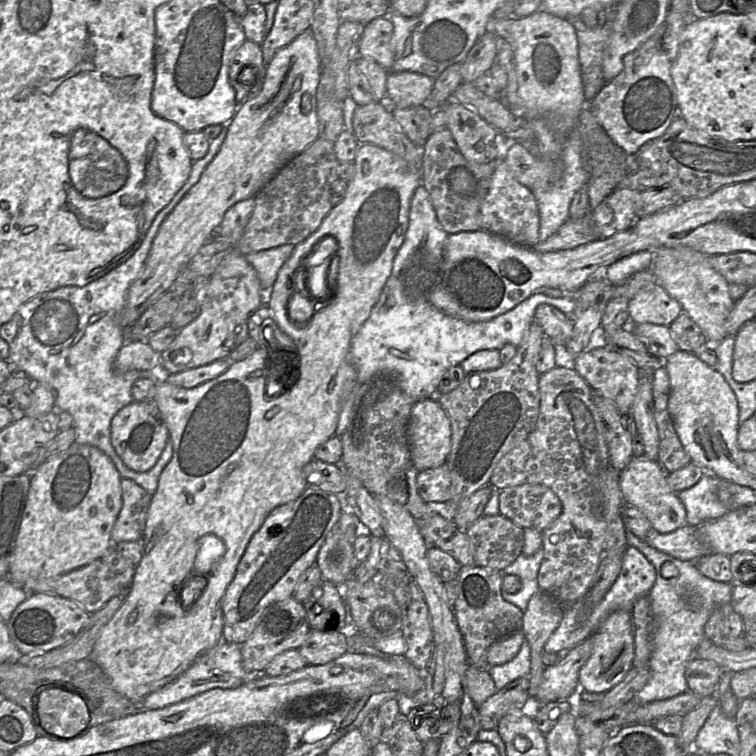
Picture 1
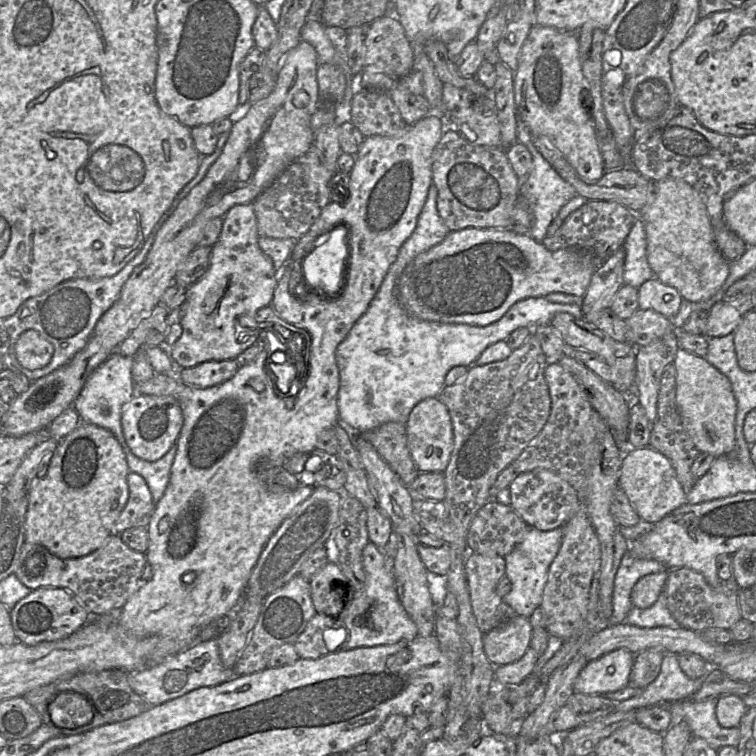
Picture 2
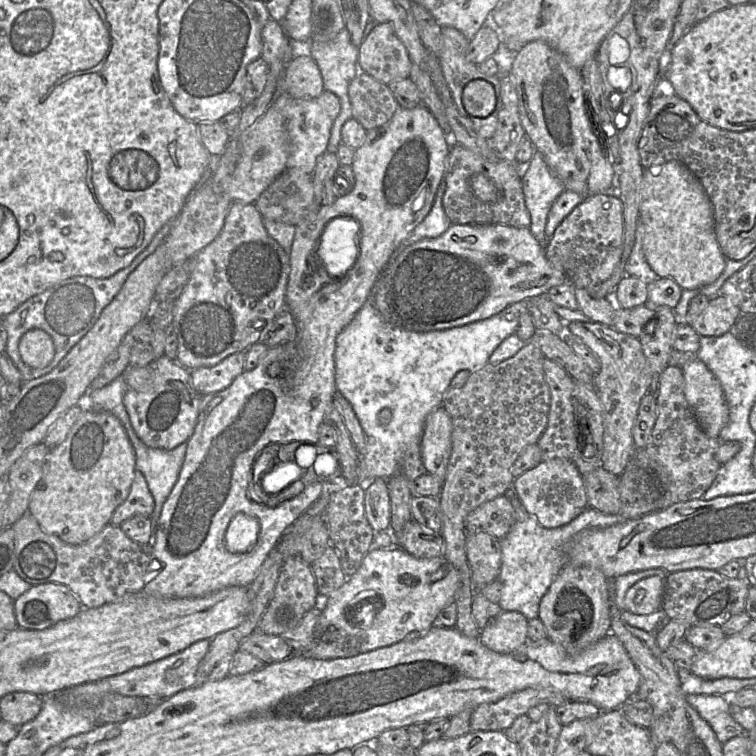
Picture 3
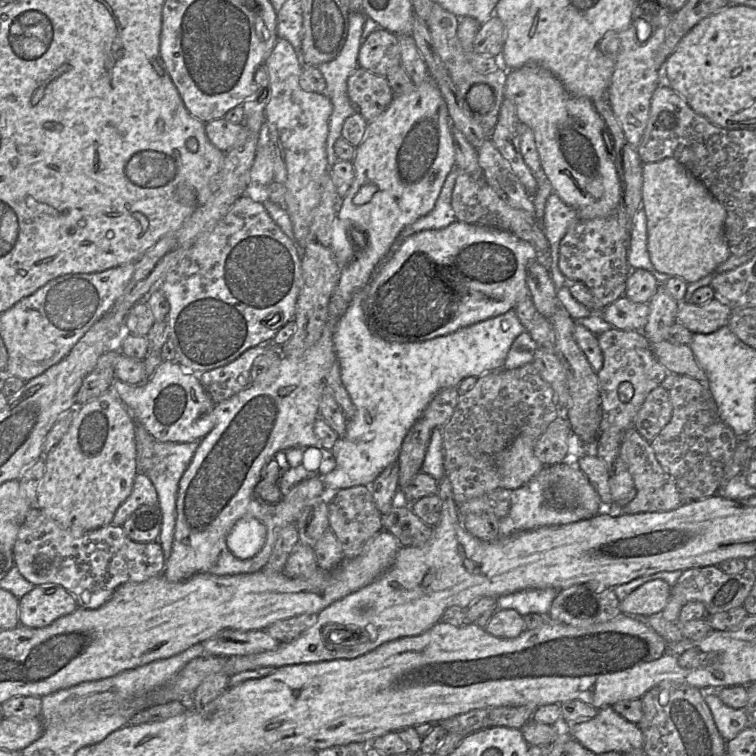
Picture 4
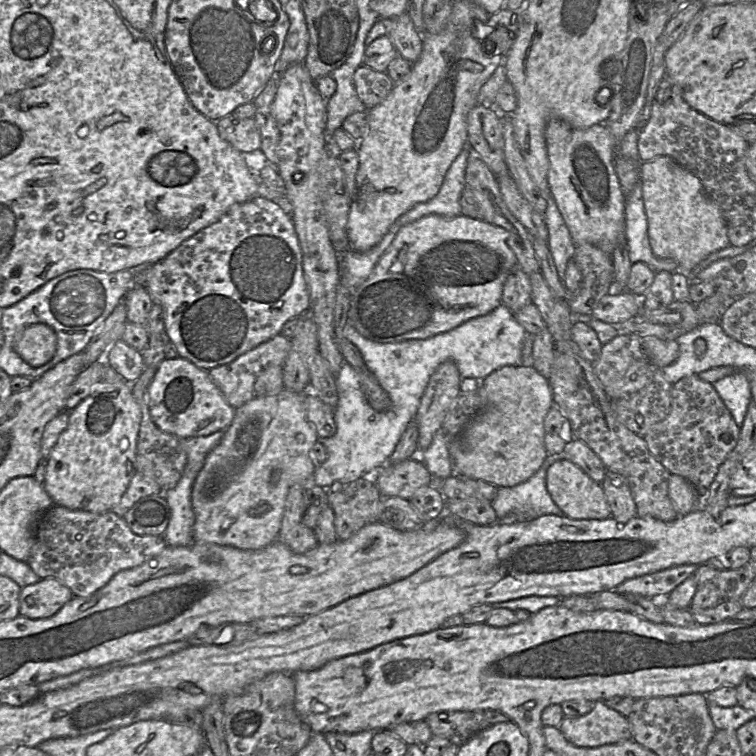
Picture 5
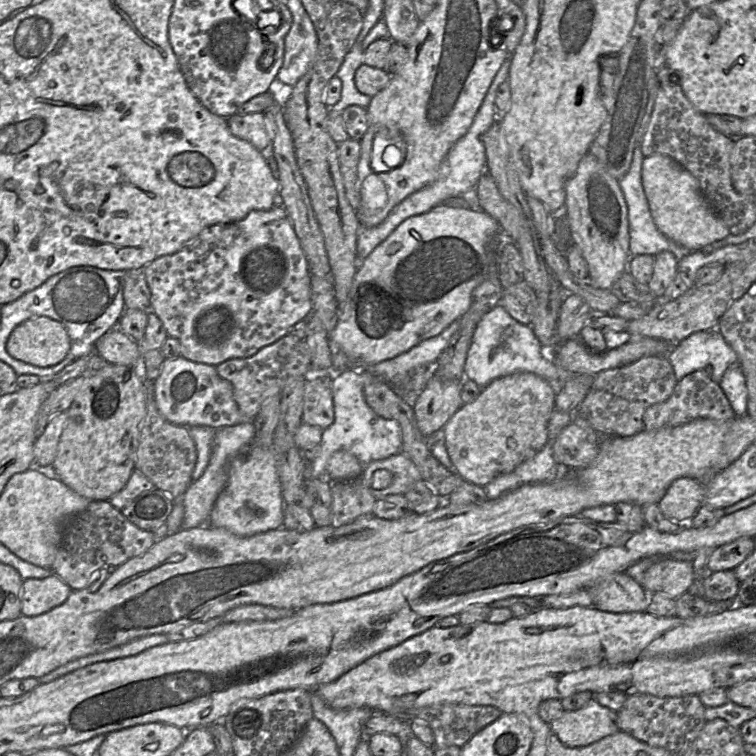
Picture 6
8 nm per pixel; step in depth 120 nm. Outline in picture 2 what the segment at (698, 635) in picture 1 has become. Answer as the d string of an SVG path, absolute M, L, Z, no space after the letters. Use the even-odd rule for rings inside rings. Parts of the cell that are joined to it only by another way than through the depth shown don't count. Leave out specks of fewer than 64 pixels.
M665 588L651 607L645 609L633 607L625 623L641 628L682 628L668 609ZM665 653L656 679L638 695L617 702L616 711L637 710L690 699L703 682L704 678L691 679L683 672L677 654Z

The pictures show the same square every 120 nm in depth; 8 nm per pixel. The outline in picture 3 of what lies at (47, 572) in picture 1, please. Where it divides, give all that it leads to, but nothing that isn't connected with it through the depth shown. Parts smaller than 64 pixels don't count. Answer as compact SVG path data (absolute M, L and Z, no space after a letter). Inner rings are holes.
M84 408L66 439L57 446L50 449L43 464L43 475L34 489L29 502L28 513L30 513L39 523L43 531L58 536L64 542L71 545L80 545L98 535L107 526L113 516L114 511L128 497L135 474L135 452L121 422L111 413L101 410Z

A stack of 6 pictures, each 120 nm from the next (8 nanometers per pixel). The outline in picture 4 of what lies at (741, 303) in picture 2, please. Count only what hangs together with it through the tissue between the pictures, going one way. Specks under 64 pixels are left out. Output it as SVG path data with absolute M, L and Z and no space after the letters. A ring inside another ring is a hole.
M717 296L703 304L686 301L677 303L675 322L685 326L692 333L709 334L727 326L732 309Z

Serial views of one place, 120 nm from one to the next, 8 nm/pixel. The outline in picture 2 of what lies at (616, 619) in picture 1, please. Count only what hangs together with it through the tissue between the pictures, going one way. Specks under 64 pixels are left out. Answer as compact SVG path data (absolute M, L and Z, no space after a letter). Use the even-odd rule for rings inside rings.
M620 648L587 662L574 681L574 693L603 695L625 688L634 660L632 652Z

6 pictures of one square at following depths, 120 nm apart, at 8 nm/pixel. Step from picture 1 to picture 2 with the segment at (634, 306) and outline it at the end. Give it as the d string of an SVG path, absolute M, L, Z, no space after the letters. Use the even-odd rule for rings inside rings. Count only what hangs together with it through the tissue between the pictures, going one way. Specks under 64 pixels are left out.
M655 277L638 288L638 309L653 310L666 318L673 318L678 313L682 300L674 287Z

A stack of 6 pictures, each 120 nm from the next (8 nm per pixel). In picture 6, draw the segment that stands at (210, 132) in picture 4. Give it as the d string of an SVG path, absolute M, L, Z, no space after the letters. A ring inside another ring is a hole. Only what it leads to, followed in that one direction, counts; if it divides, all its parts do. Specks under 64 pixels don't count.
M264 112L249 113L247 115L236 113L227 118L227 123L235 137L249 142L259 151L271 145L265 126Z

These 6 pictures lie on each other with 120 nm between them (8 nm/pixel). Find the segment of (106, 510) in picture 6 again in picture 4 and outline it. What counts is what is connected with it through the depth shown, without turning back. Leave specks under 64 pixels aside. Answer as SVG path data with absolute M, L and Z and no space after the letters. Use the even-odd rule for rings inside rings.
M31 506L13 546L13 562L21 575L35 586L59 584L75 597L79 607L97 609L122 584L141 583L161 575L166 559L158 540L134 541L126 535L122 526L112 523L75 537L40 508Z

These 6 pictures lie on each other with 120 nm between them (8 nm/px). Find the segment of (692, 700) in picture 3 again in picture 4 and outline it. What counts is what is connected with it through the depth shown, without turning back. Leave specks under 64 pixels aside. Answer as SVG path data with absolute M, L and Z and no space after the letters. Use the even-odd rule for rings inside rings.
M715 692L705 693L715 725L727 742L735 738L742 730L752 724L752 720L745 709L735 709L724 704Z

